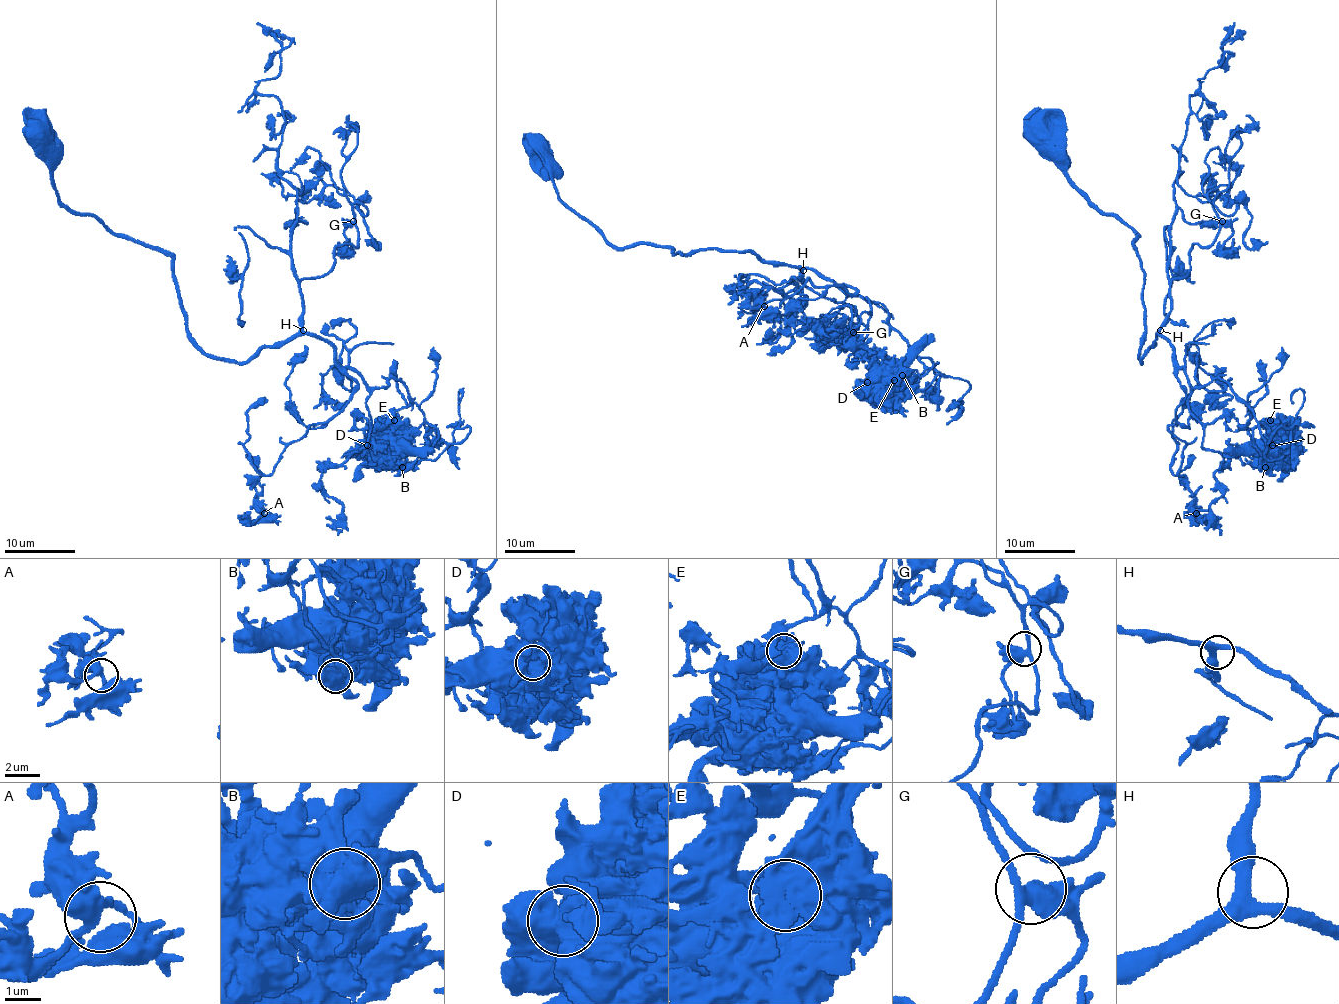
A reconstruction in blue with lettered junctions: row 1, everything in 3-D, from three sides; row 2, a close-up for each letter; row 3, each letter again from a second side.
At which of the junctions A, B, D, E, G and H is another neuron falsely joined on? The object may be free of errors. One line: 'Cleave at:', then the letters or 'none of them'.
Cleave at: B

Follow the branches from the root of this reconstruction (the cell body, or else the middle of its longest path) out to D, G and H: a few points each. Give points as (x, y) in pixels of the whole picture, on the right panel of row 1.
D: (1034, 134), (1100, 211), (1137, 234), (1141, 362), (1162, 335), (1190, 385), (1224, 379), (1272, 445)
G: (1034, 134), (1100, 211), (1137, 234), (1141, 362), (1190, 248), (1208, 246), (1222, 221)
H: (1034, 134), (1036, 143), (1100, 211), (1117, 214), (1137, 234), (1133, 244), (1144, 273), (1141, 362), (1160, 330)

